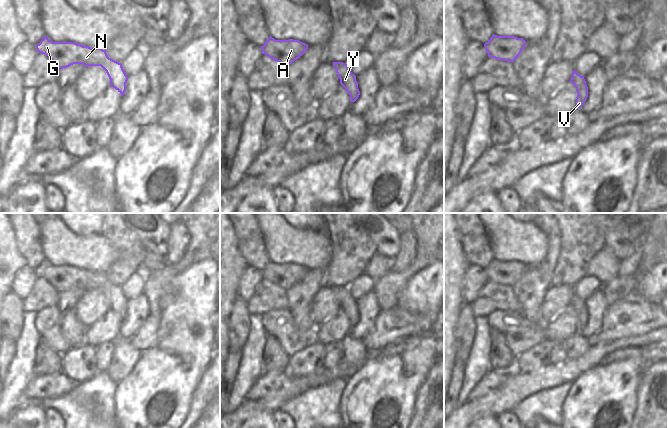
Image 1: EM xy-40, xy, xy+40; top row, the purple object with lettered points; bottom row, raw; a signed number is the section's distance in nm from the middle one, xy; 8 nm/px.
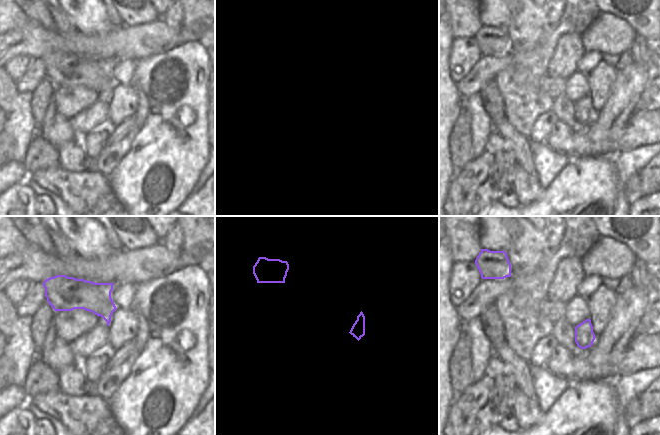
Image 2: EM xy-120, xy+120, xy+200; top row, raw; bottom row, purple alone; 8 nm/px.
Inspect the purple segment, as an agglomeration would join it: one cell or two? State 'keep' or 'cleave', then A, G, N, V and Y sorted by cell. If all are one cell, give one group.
keep; groups A G N V Y

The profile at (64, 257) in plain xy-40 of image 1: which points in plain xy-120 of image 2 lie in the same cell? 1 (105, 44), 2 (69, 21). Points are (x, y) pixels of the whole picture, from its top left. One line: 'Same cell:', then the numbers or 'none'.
Same cell: 1

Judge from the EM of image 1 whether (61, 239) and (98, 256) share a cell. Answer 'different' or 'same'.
same

